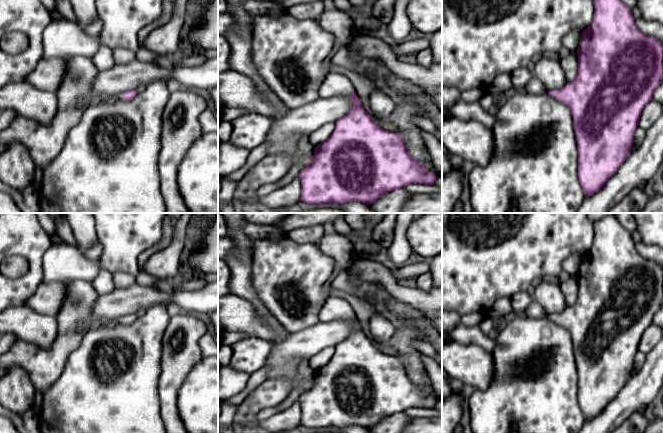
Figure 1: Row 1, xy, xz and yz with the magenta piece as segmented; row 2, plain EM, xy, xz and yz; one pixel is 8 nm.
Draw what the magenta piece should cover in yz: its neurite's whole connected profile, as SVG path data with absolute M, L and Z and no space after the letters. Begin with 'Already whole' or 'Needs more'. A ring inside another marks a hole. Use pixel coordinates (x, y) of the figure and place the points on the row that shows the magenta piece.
Already whole. M593 0L593 5L595 11L591 24L583 31L577 50L578 68L576 78L572 82L566 83L566 85L561 89L549 90L550 95L555 97L559 102L567 105L571 111L579 154L578 175L585 196L590 196L598 192L606 184L609 178L617 172L619 167L630 155L632 145L634 143L635 131L639 125L639 119L642 111L644 107L653 100L654 91L662 83L663 77L663 43L653 36L643 34L638 29L631 8L629 8L621 0Z

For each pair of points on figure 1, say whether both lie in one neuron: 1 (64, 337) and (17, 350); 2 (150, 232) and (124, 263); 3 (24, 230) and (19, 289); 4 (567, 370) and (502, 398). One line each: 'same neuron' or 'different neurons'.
1: same neuron
2: same neuron
3: same neuron
4: same neuron

